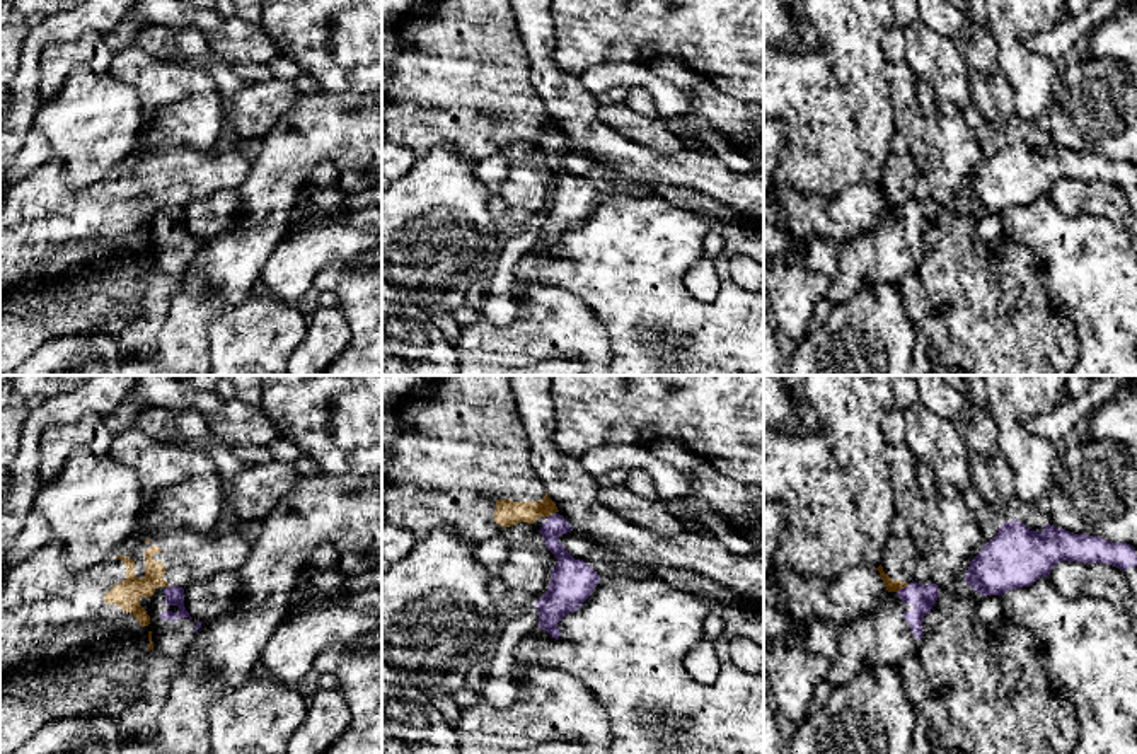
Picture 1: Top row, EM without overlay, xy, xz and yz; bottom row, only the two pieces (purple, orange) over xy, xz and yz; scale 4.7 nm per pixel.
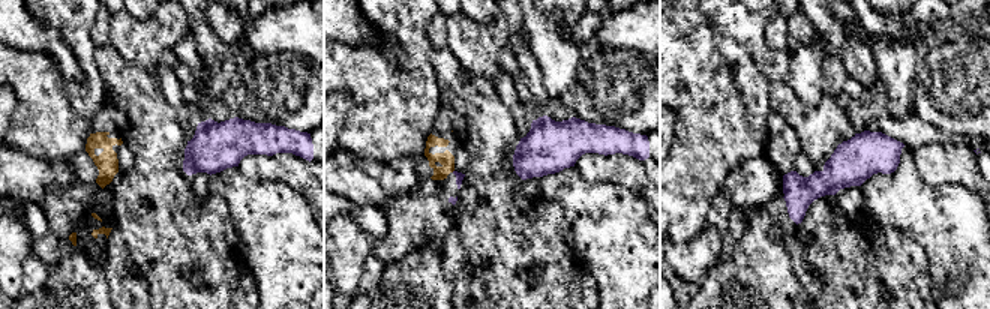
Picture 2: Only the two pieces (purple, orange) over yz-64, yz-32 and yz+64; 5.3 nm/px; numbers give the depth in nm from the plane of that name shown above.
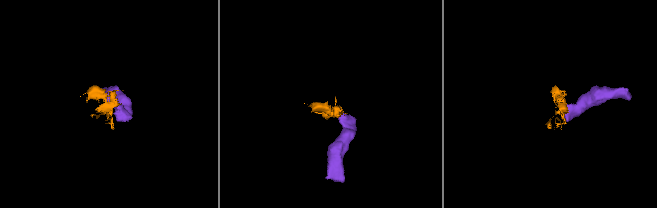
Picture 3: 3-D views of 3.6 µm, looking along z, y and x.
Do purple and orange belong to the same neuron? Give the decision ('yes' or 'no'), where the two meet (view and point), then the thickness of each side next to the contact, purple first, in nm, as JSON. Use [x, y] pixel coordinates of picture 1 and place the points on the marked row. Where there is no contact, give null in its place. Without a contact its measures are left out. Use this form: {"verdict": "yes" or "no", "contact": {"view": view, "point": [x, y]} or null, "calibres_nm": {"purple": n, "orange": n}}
{"verdict": "no", "contact": {"view": "yz", "point": [904, 587]}, "calibres_nm": {"purple": 120, "orange": 60}}

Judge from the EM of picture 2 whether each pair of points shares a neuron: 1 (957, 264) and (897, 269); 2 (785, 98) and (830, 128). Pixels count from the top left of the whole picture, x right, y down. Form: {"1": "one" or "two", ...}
{"1": "two", "2": "one"}

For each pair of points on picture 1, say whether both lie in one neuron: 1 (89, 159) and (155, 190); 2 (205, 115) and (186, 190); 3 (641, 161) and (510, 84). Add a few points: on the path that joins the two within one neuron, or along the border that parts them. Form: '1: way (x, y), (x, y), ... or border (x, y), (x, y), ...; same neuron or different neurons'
1: border (116, 173), (94, 181), (80, 191); different neurons
2: border (186, 147), (207, 152); different neurons
3: border (529, 67), (532, 87), (546, 108); different neurons

